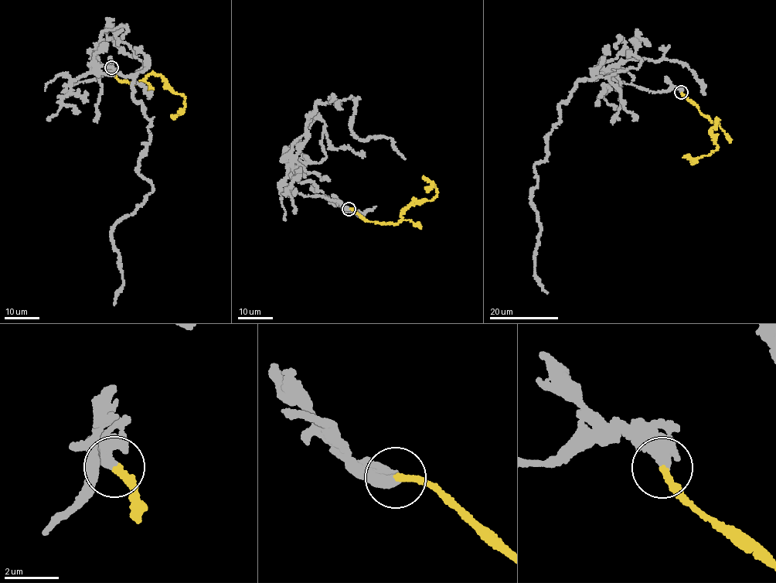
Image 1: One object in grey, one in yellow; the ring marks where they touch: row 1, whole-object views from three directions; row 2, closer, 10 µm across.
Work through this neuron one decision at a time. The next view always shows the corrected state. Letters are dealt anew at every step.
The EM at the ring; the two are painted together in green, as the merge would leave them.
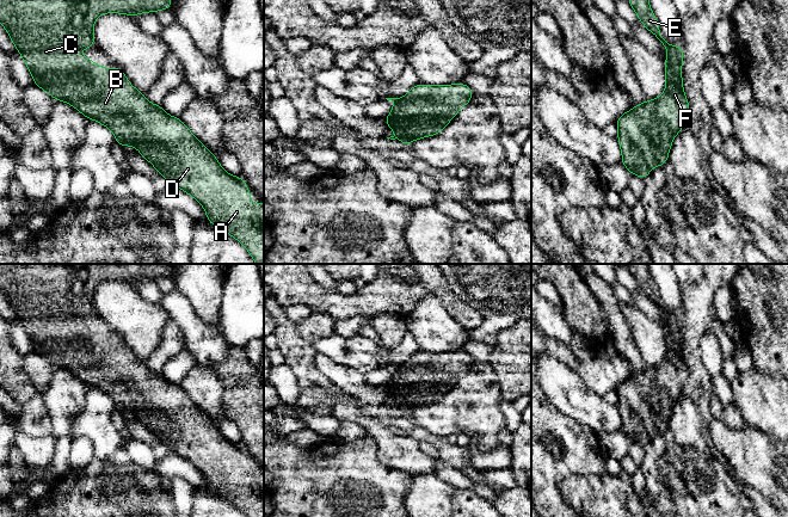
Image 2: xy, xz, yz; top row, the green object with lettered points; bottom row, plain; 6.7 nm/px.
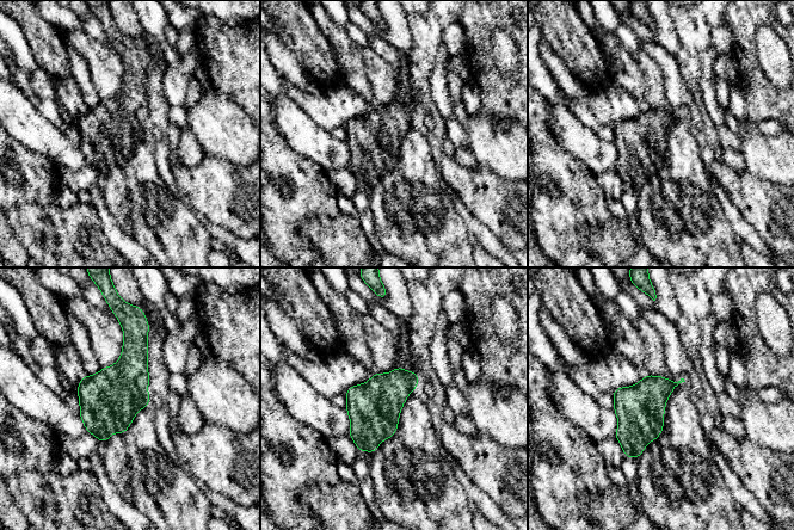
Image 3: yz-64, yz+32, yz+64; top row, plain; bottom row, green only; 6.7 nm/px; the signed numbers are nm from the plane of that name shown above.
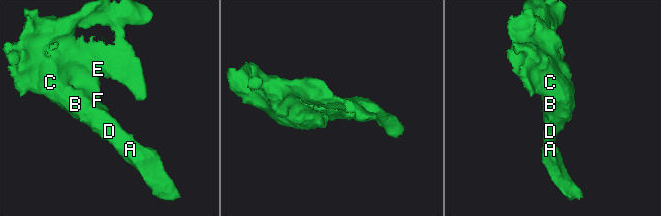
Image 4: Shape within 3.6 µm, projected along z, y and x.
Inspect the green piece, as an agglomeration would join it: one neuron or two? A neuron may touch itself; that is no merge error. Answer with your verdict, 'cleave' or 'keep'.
keep

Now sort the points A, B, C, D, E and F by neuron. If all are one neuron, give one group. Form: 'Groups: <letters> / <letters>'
Groups: A B C D E F

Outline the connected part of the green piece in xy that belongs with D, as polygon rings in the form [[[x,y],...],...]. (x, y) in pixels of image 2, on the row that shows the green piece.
[[[0,0],[0,23],[10,35],[16,49],[27,66],[36,86],[54,99],[66,101],[88,119],[107,127],[116,136],[116,144],[134,146],[158,172],[167,179],[168,186],[176,185],[198,201],[210,224],[217,226],[241,242],[257,264],[264,264],[264,203],[251,204],[251,190],[244,184],[245,178],[227,173],[216,156],[192,135],[178,118],[167,115],[161,105],[150,104],[143,93],[137,91],[121,68],[99,68],[96,61],[79,56],[76,50],[96,45],[93,25],[101,13],[123,13],[135,17],[144,12],[156,13],[172,10],[171,0]]]

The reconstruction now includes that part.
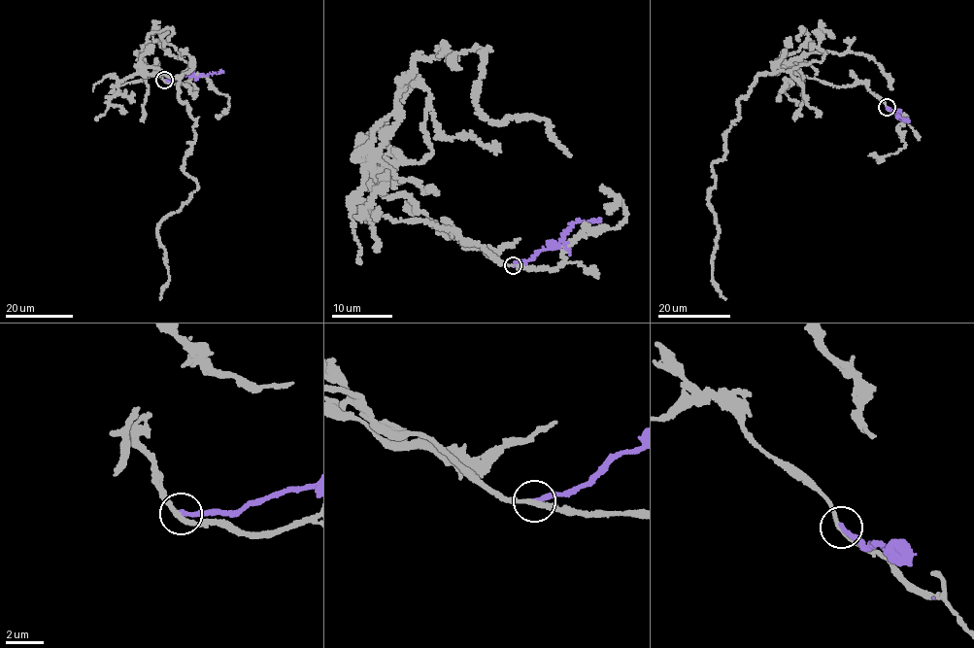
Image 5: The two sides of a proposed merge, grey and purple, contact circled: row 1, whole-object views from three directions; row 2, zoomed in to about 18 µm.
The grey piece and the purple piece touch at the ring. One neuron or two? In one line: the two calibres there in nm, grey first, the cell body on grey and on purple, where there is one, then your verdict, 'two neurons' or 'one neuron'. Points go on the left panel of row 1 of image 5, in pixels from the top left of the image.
240/260 nm | grey none | purple none | two neurons

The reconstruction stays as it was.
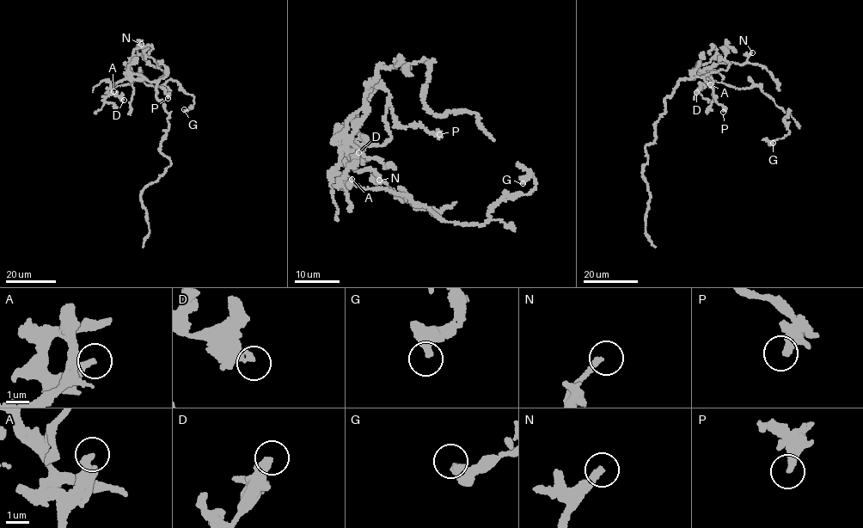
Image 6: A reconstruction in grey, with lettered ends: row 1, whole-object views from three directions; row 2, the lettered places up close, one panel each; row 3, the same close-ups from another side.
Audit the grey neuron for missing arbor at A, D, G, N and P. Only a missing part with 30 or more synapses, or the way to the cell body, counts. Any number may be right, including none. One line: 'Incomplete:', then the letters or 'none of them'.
Incomplete: N

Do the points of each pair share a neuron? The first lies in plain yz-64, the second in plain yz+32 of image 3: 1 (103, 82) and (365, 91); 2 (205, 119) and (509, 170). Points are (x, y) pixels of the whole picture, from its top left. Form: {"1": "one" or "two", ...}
{"1": "two", "2": "one"}

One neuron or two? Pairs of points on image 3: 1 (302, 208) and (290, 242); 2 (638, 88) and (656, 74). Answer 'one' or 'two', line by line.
1: one
2: two

